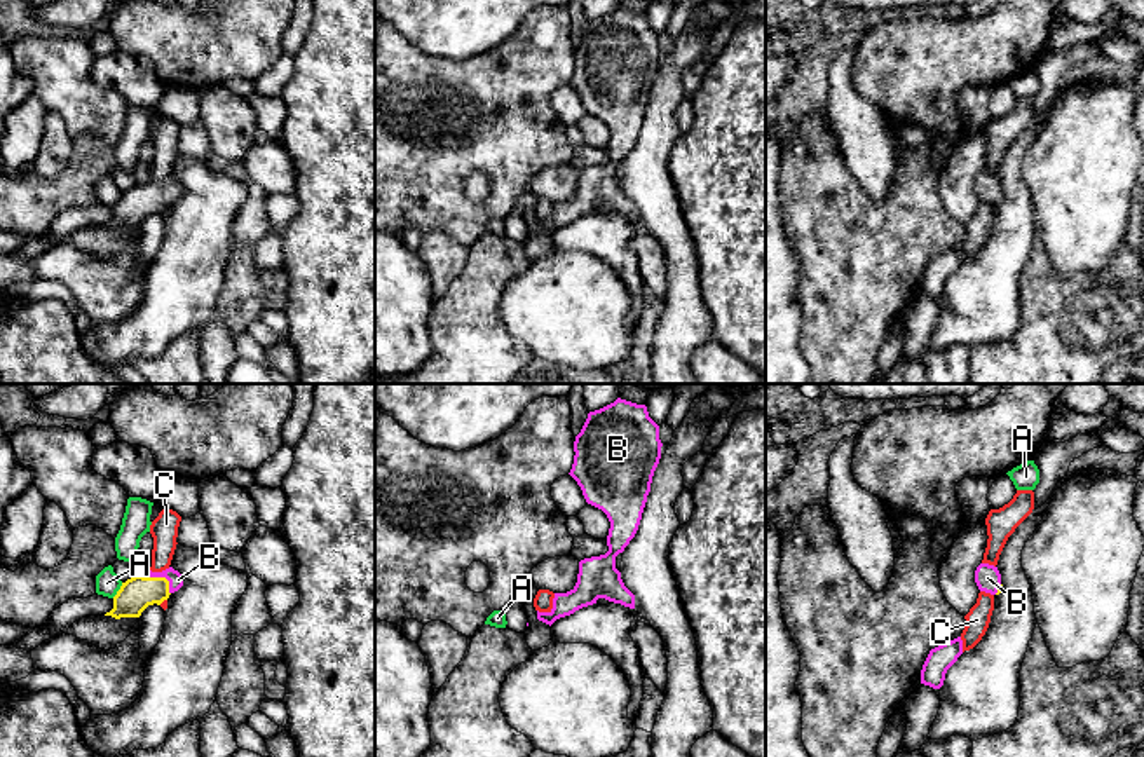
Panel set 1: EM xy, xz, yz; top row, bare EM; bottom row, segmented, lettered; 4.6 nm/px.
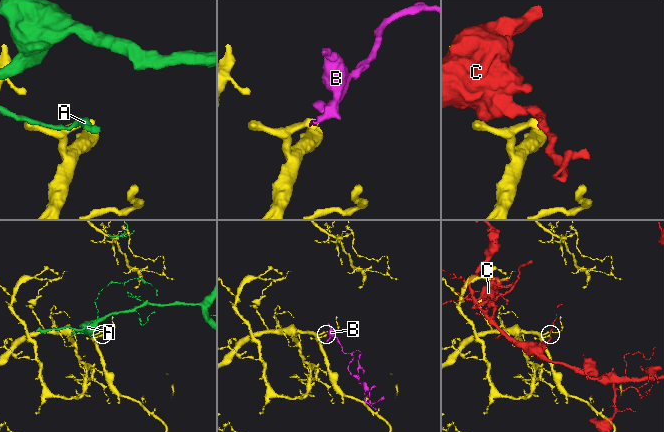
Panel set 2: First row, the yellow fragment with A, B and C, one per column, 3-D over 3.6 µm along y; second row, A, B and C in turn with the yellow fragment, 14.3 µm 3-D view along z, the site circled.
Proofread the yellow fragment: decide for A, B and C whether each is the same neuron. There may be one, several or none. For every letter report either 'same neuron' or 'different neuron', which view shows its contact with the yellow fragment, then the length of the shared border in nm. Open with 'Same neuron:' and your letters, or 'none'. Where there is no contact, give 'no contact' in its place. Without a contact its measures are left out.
Same neuron: B
A: different neuron; meets yellow in xy; contact 90 nm long
B: same neuron; meets yellow in xy; contact 160 nm long
C: different neuron; meets yellow in xy; contact 50 nm long

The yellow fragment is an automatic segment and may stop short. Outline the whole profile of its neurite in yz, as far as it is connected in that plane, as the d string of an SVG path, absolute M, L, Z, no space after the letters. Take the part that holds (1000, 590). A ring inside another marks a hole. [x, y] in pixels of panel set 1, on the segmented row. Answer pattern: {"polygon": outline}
{"polygon": "M980 563L975 570L975 583L980 591L999 595L1003 591L1001 574L998 567L989 563Z"}

